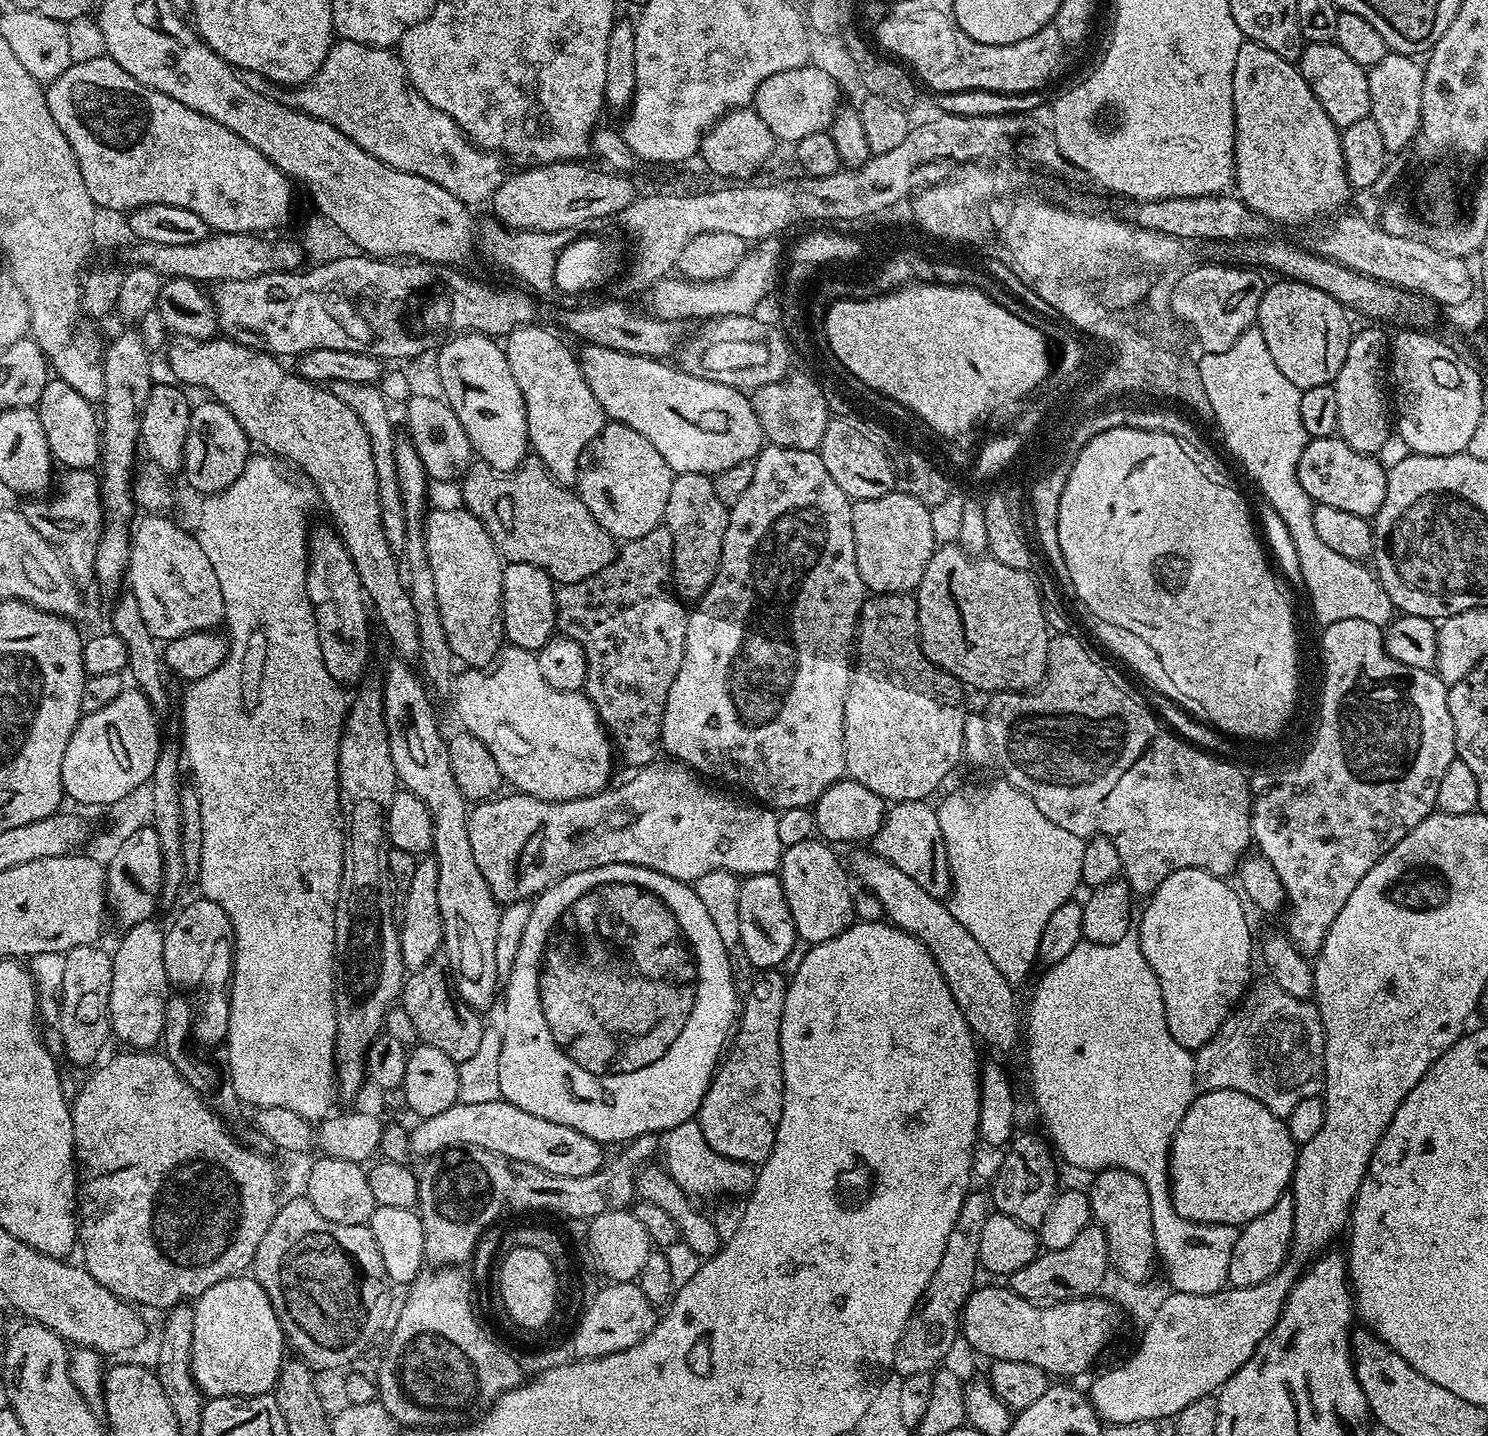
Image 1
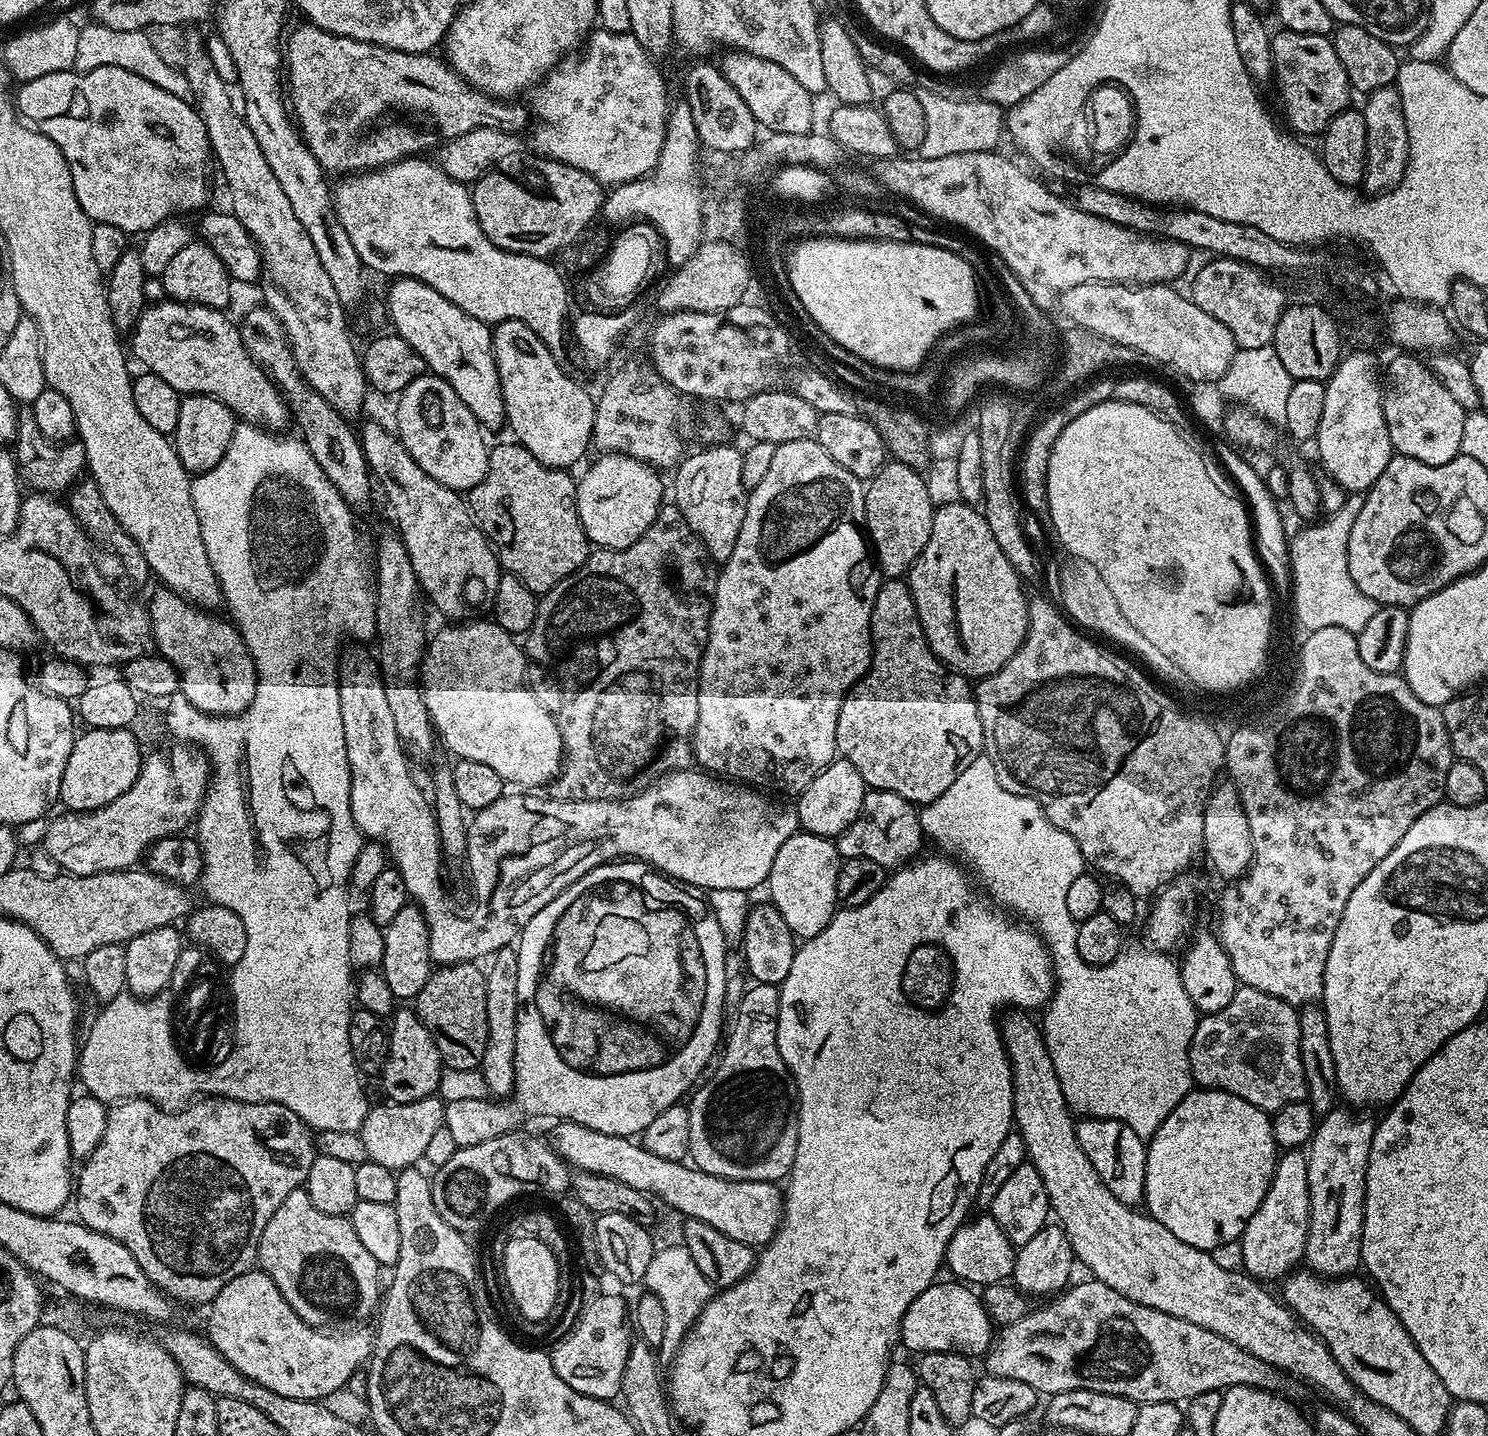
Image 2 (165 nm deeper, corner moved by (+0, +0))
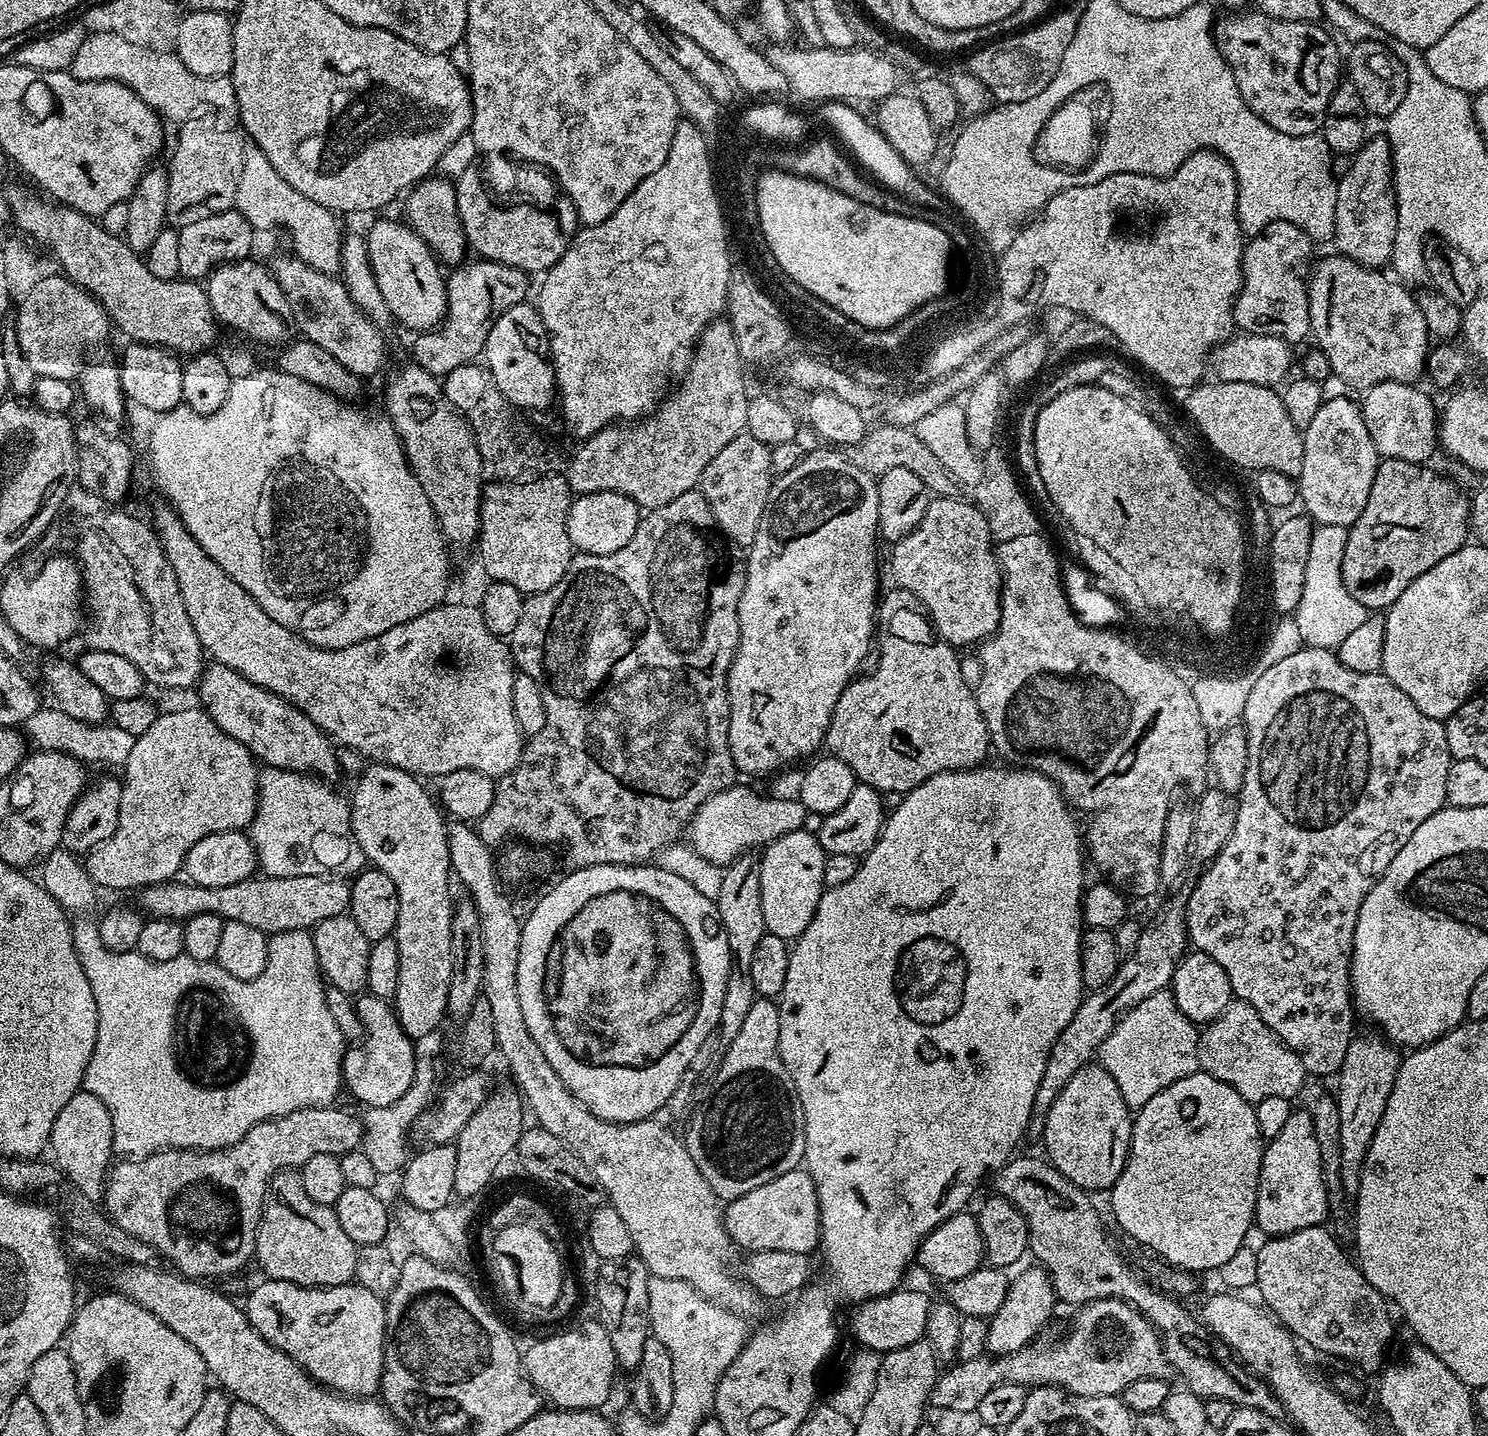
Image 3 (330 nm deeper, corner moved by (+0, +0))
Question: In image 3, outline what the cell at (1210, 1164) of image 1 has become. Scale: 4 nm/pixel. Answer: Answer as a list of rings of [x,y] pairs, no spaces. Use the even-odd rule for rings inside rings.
[[[1197,1070],[1186,1078],[1178,1078],[1166,1090],[1154,1094],[1150,1102],[1146,1102],[1135,1113],[1132,1122],[1132,1137],[1130,1138],[1130,1150],[1128,1161],[1118,1178],[1118,1182],[1110,1189],[1112,1196],[1112,1212],[1120,1223],[1120,1228],[1128,1236],[1133,1236],[1144,1248],[1157,1252],[1166,1263],[1172,1264],[1173,1269],[1183,1270],[1189,1274],[1204,1272],[1207,1268],[1218,1270],[1222,1262],[1227,1262],[1234,1255],[1234,1250],[1245,1247],[1248,1231],[1253,1231],[1254,1217],[1256,1214],[1256,1191],[1260,1181],[1260,1167],[1264,1157],[1264,1145],[1266,1141],[1263,1134],[1258,1130],[1258,1118],[1255,1107],[1238,1094],[1238,1090],[1231,1088],[1226,1082],[1214,1078],[1209,1072]]]

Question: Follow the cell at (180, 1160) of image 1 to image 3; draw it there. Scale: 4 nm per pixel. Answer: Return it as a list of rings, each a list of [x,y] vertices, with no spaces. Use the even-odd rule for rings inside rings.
[[[325,1106],[322,1108],[303,1108],[297,1112],[291,1112],[285,1116],[276,1116],[273,1120],[264,1120],[258,1126],[254,1126],[242,1137],[236,1144],[230,1145],[229,1148],[217,1148],[215,1150],[197,1150],[194,1148],[169,1148],[159,1152],[153,1152],[151,1156],[141,1156],[139,1158],[128,1158],[111,1169],[110,1175],[106,1180],[106,1187],[103,1191],[102,1204],[106,1209],[107,1215],[112,1220],[122,1226],[122,1230],[128,1232],[134,1238],[138,1238],[143,1244],[149,1244],[153,1253],[165,1256],[169,1260],[171,1267],[175,1269],[179,1275],[189,1277],[193,1280],[201,1282],[211,1281],[211,1276],[232,1276],[235,1272],[240,1272],[247,1266],[256,1254],[256,1235],[258,1234],[258,1226],[260,1219],[264,1213],[264,1202],[268,1198],[268,1186],[272,1183],[272,1179],[279,1172],[287,1172],[289,1170],[299,1170],[304,1167],[306,1162],[310,1162],[310,1158],[314,1158],[314,1154],[330,1154],[331,1156],[342,1157],[348,1152],[355,1152],[361,1147],[362,1137],[365,1135],[366,1128],[356,1116],[351,1116],[344,1108],[336,1108],[337,1106]]]

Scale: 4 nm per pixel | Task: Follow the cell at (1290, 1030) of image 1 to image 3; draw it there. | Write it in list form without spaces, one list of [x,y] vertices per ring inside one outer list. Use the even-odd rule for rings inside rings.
[[[1233,1002],[1216,1020],[1210,1021],[1200,1032],[1200,1068],[1209,1072],[1214,1078],[1226,1082],[1242,1098],[1246,1098],[1254,1106],[1262,1102],[1262,1098],[1286,1098],[1292,1100],[1304,1088],[1306,1073],[1304,1062],[1298,1053],[1290,1050],[1280,1039],[1258,1018],[1258,1014],[1248,1004]]]

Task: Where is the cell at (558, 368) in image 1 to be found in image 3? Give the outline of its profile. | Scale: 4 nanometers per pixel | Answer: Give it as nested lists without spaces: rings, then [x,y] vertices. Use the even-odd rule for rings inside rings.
[[[531,303],[516,304],[510,310],[501,312],[492,322],[484,343],[482,360],[492,372],[498,390],[505,395],[517,409],[553,407],[558,392],[556,370],[552,363],[552,353],[544,324],[539,311],[531,308]]]

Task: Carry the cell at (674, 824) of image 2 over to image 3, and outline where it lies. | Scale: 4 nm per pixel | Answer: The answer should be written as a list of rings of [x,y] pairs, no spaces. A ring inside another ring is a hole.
[[[735,784],[702,802],[686,829],[686,840],[688,836],[701,861],[727,866],[743,854],[756,850],[752,848],[765,847],[784,833],[799,831],[805,825],[805,818],[808,818],[807,808],[798,798],[770,798]]]

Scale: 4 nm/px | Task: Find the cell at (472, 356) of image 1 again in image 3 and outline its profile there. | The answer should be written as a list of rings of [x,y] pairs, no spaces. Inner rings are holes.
[[[396,220],[378,221],[366,232],[366,243],[370,266],[374,270],[378,290],[382,290],[382,298],[386,298],[391,319],[413,328],[416,334],[437,327],[448,310],[448,285],[428,243],[407,223],[399,224]]]

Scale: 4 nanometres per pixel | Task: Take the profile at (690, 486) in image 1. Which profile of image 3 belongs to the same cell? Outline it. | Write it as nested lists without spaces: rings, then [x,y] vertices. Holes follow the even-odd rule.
[[[747,434],[734,438],[734,442],[730,442],[730,446],[726,446],[710,466],[706,466],[702,491],[714,510],[716,526],[721,533],[733,545],[752,545],[769,511],[770,497],[774,492],[772,448]]]

